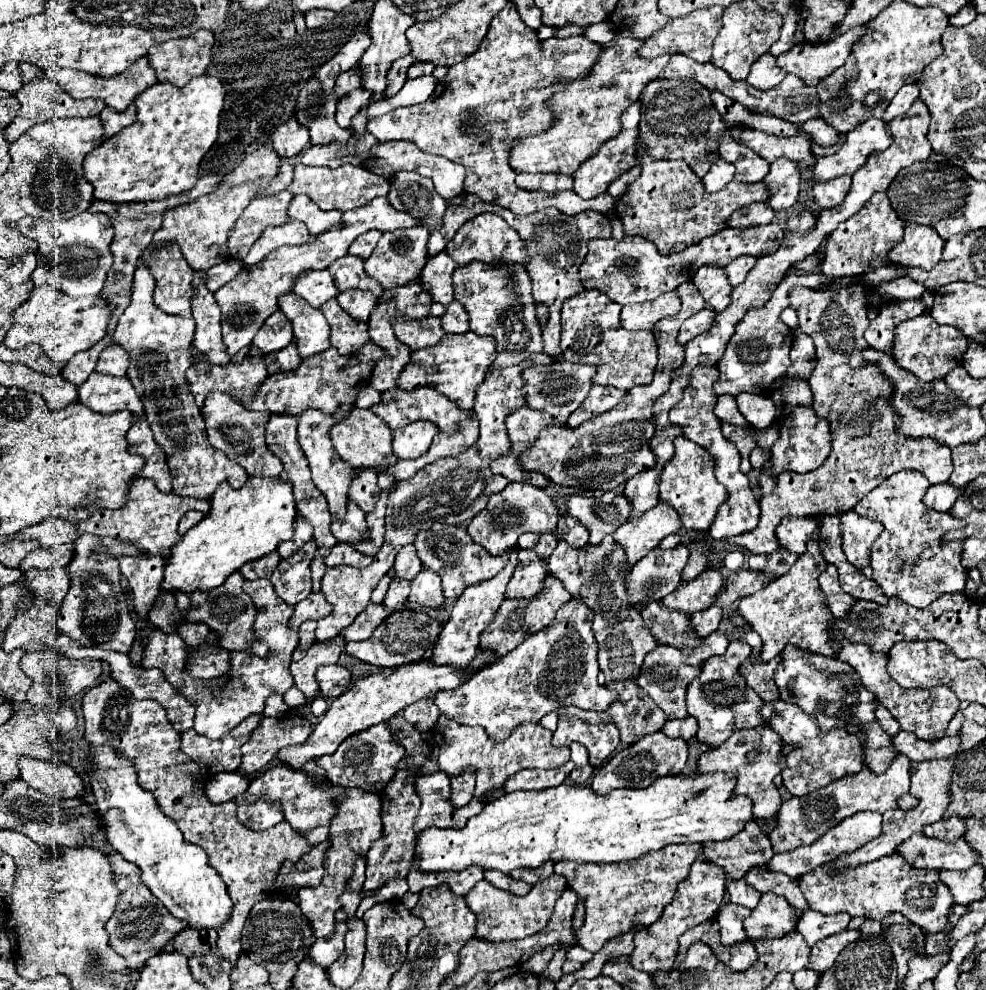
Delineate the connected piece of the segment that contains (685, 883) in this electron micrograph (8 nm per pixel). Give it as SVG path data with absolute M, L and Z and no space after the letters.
M696 861L690 867L690 875L678 883L676 895L668 907L664 907L662 917L652 923L650 927L634 933L634 951L628 955L628 961L638 971L654 973L654 971L668 971L674 965L676 953L678 953L678 937L688 931L690 927L696 927L708 919L712 919L722 903L726 885L726 873L722 867L716 867L710 861Z

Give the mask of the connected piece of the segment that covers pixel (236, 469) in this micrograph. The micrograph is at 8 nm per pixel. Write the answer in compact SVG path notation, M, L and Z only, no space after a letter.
M138 261L132 283L132 299L118 319L112 339L130 355L130 367L126 375L144 403L146 421L154 431L156 441L168 457L168 465L172 469L172 491L178 495L208 499L222 481L228 481L232 487L242 487L248 479L248 473L244 467L232 463L232 459L208 443L204 417L200 415L200 409L196 407L184 379L186 369L194 363L190 353L196 327L194 319L160 311L152 299L154 285L156 281L152 279L146 263Z

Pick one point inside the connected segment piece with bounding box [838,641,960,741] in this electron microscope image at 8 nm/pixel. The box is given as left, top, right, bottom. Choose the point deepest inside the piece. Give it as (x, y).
(926, 712)

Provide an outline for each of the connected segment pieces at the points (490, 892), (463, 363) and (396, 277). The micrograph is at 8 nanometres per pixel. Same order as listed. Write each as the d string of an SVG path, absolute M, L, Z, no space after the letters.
M550 875L546 881L540 881L532 887L532 891L524 897L504 893L502 889L490 885L488 881L478 881L472 891L466 895L468 907L478 917L478 931L476 937L488 941L504 941L504 939L522 939L542 931L552 915L554 903L560 893L566 889L566 879L560 875Z
M466 331L466 335L446 333L440 339L440 343L412 353L410 363L404 367L396 385L406 391L414 387L422 387L422 385L434 385L448 399L456 401L462 409L472 409L476 387L484 381L484 373L494 359L496 359L496 341L488 339L488 335L480 337L472 331Z
M412 227L412 229L396 229L392 233L384 233L374 249L374 253L364 261L364 271L376 279L384 289L400 287L410 283L412 279L420 277L420 269L424 267L424 251L428 243L428 229L426 227Z

